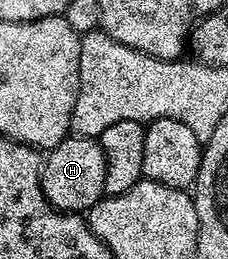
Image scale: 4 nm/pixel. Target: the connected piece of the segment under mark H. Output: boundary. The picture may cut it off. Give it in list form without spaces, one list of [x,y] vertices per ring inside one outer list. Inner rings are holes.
[[[65,136],[56,147],[45,153],[42,165],[42,193],[46,195],[47,202],[59,212],[72,212],[75,214],[89,213],[92,206],[101,200],[104,195],[104,178],[106,177],[106,159],[104,150],[98,145],[97,139],[88,136]]]

